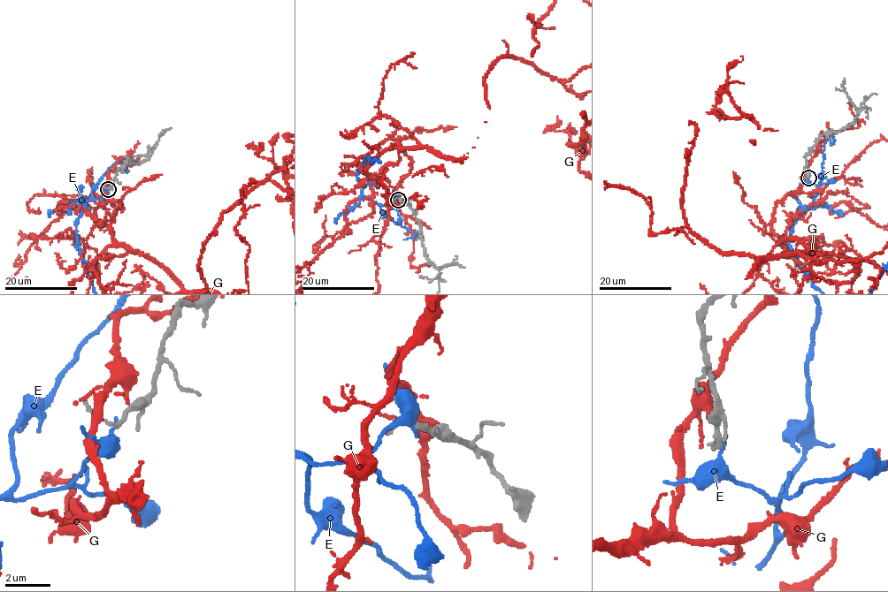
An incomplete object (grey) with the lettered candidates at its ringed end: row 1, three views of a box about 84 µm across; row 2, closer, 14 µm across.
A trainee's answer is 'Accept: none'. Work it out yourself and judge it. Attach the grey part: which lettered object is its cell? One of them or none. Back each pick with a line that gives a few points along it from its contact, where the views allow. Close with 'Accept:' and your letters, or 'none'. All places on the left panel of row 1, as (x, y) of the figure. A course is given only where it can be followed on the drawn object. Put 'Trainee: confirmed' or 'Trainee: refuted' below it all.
Accept: none
Trainee: confirmed

